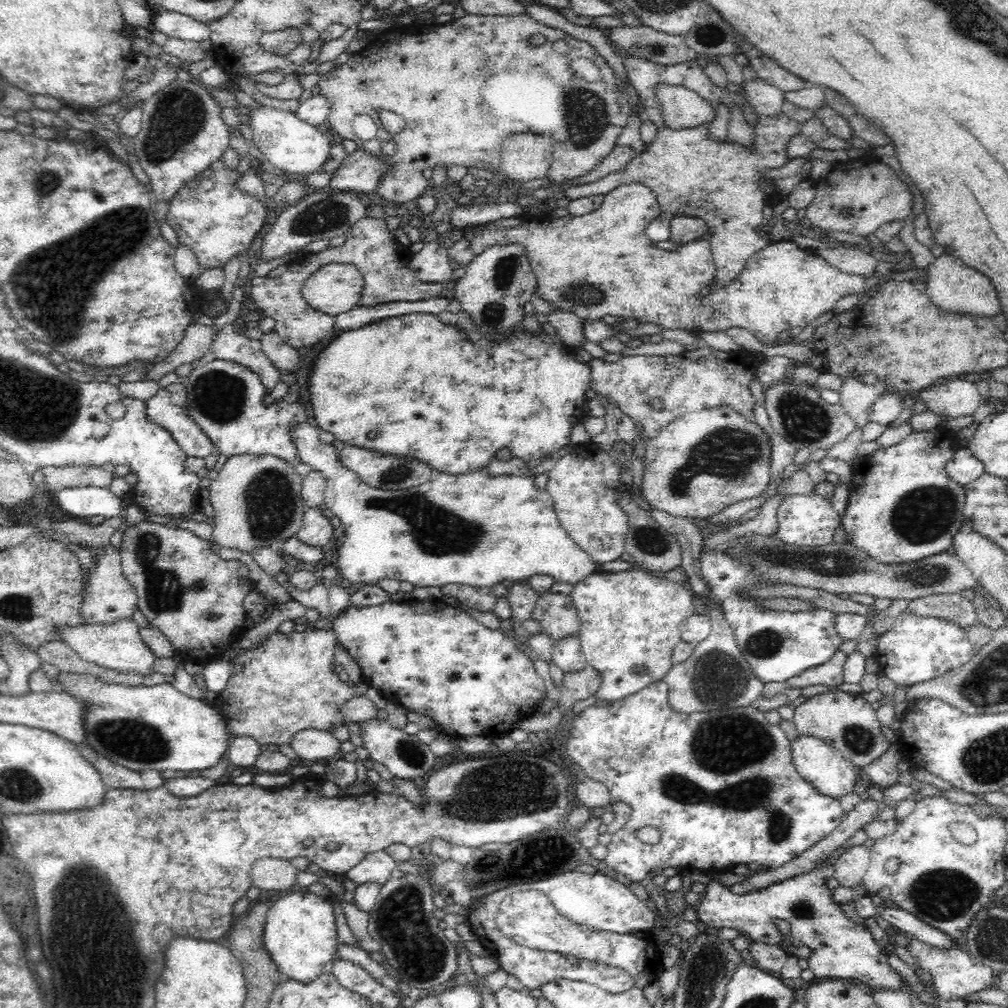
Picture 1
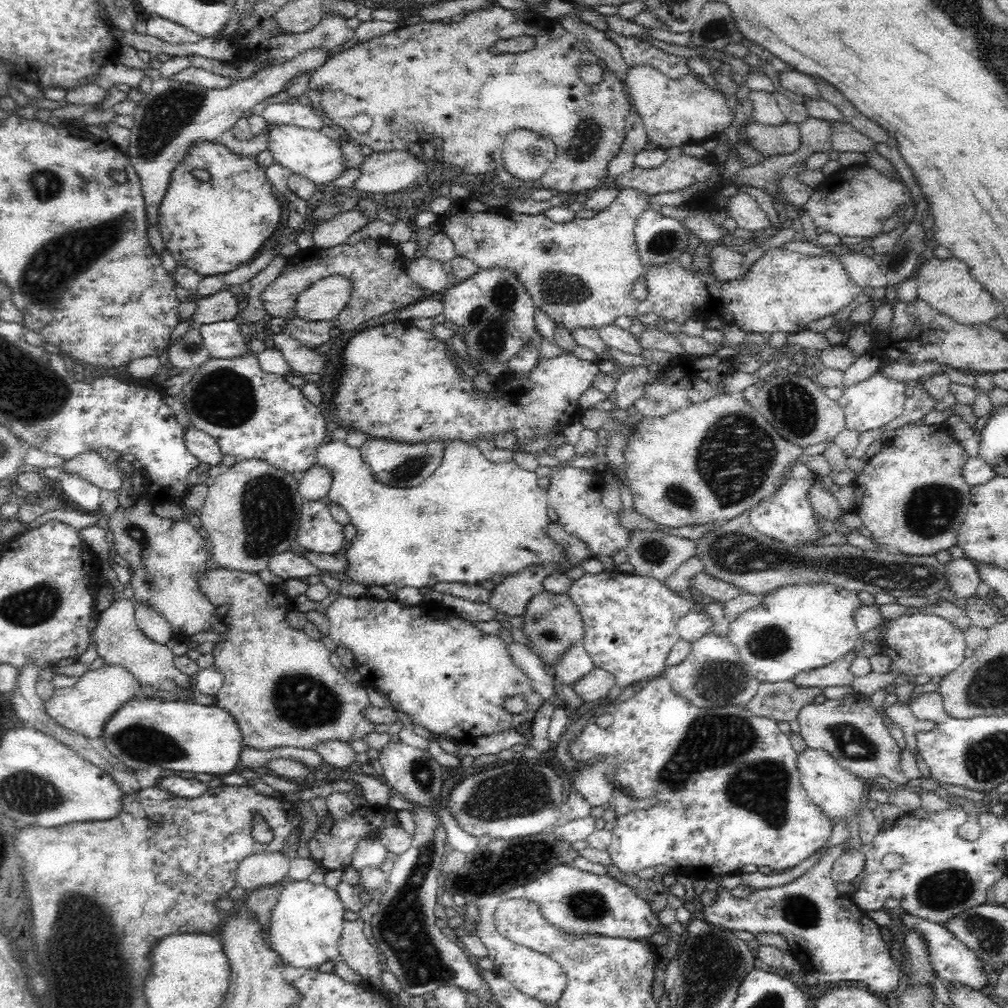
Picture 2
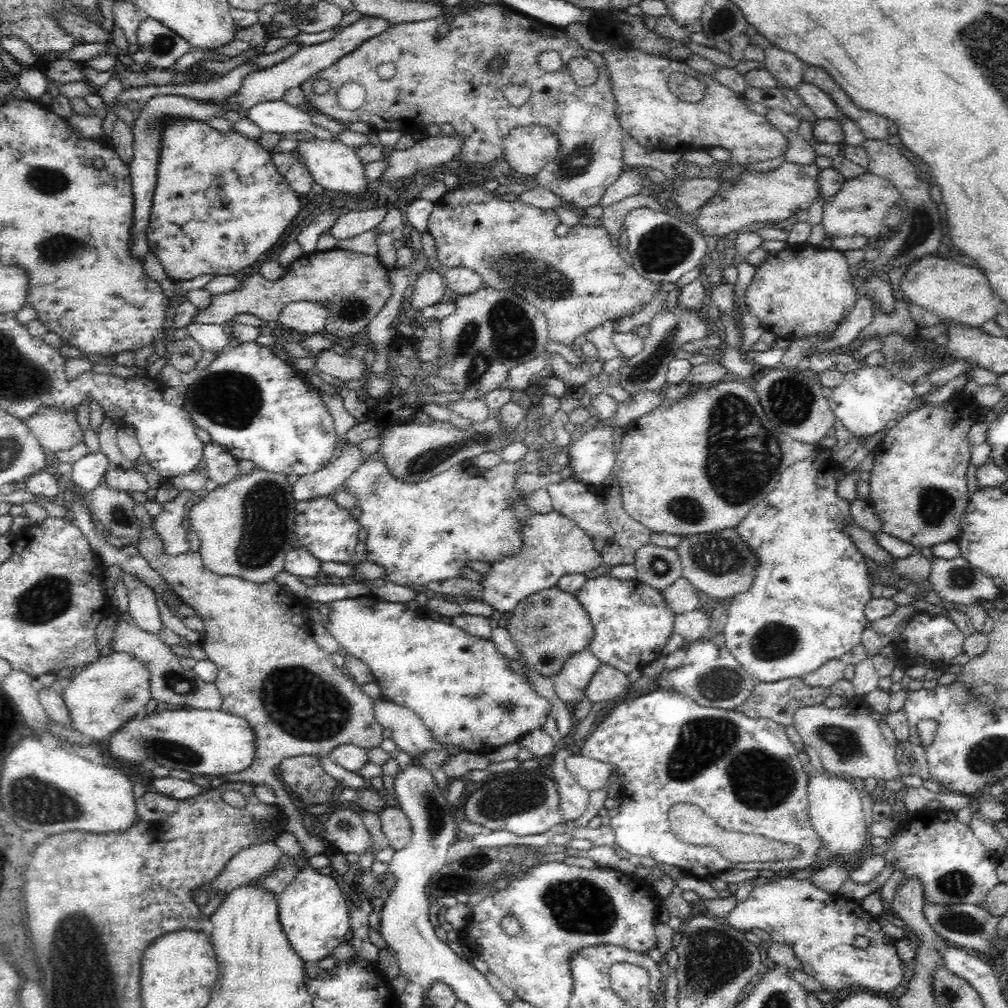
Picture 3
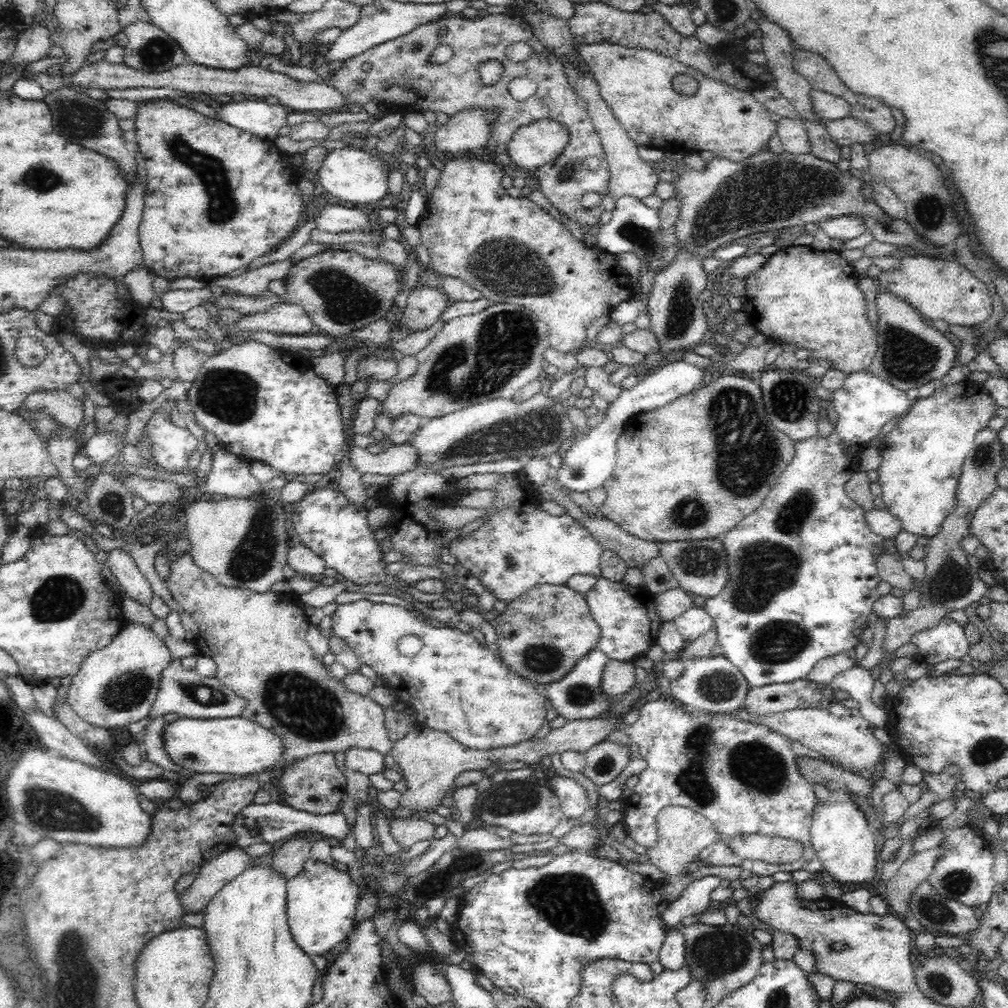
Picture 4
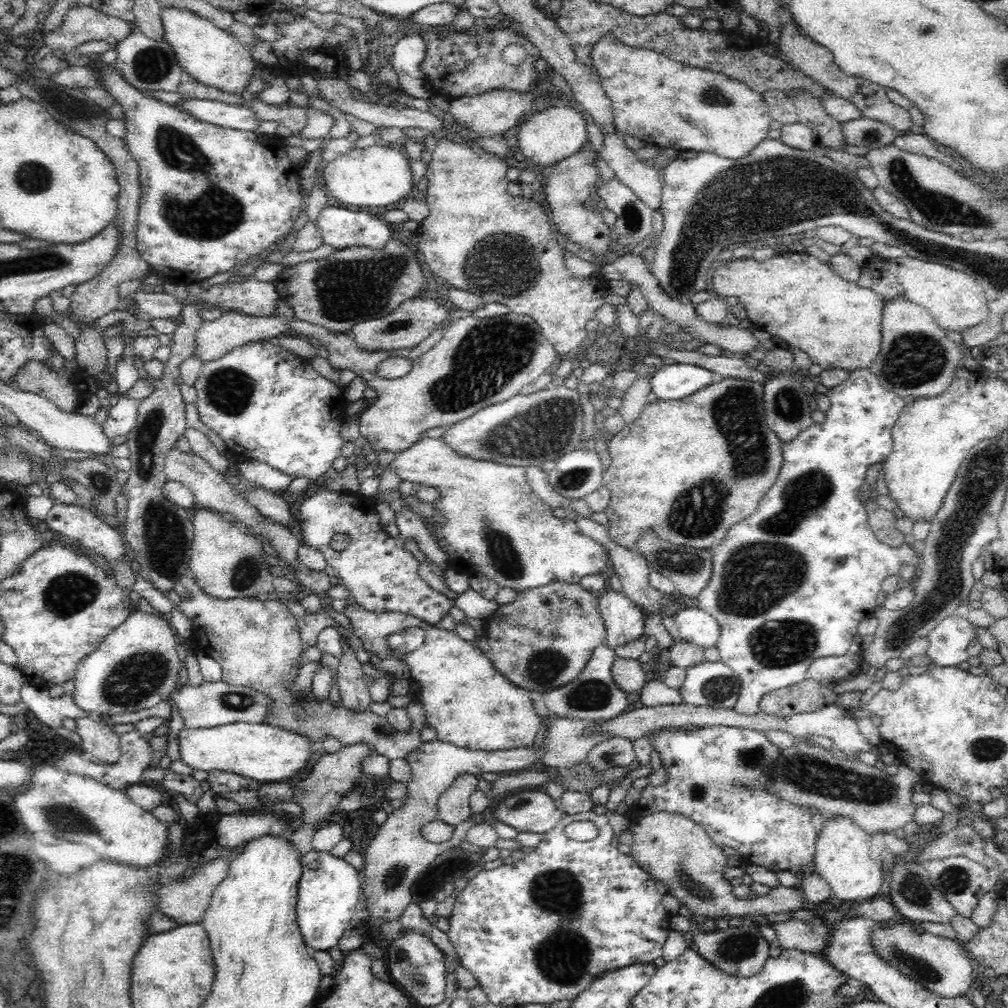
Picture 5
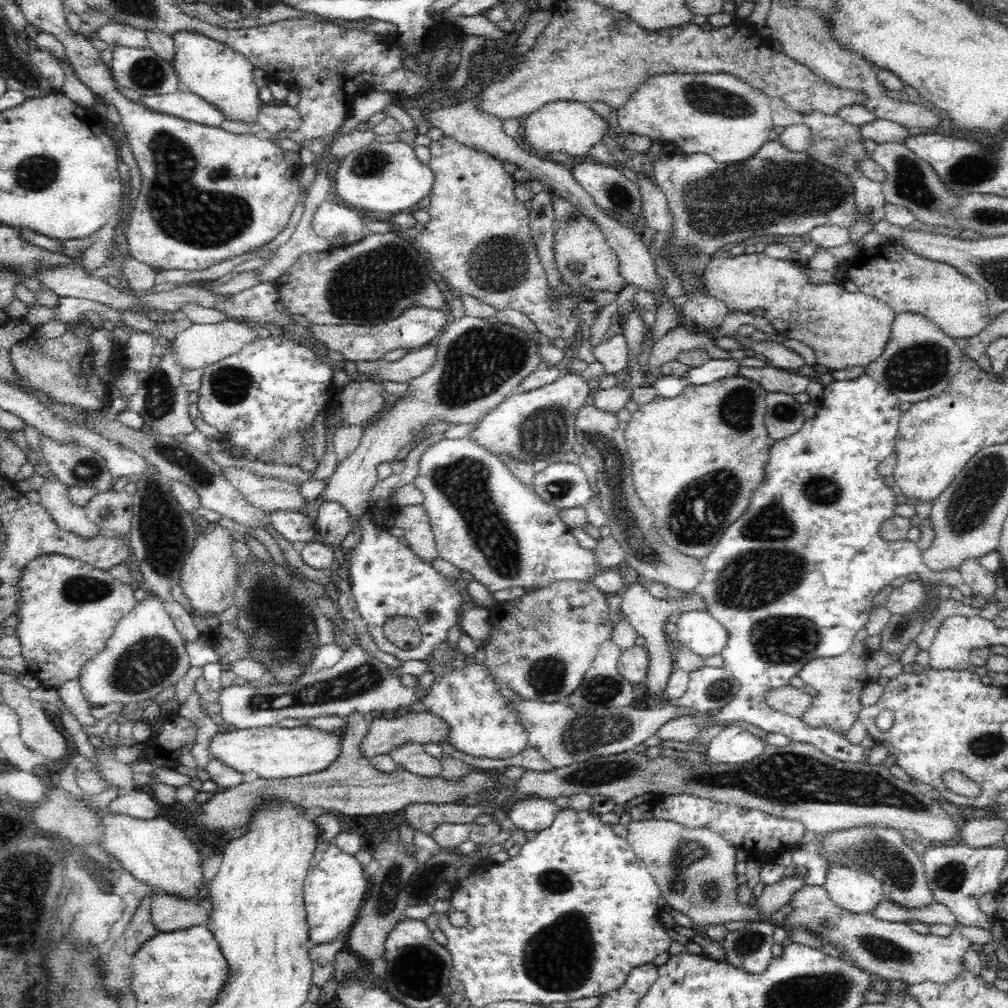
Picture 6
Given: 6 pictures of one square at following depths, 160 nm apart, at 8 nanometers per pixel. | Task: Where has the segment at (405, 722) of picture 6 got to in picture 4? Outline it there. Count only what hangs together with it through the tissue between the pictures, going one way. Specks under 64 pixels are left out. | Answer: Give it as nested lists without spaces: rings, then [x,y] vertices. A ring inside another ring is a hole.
[[[318,753],[293,762],[290,767],[284,768],[280,784],[286,794],[287,805],[313,815],[339,810],[346,791],[345,775],[337,768],[334,753]],[[309,835],[287,841],[277,849],[269,866],[278,872],[278,875],[290,880],[300,874],[305,862],[310,859],[311,845]]]

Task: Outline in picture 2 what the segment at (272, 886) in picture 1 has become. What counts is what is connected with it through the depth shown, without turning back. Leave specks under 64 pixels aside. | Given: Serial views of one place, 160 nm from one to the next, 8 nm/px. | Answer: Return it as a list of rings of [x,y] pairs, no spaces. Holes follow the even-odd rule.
[[[254,853],[247,856],[237,868],[237,886],[251,891],[287,881],[290,861],[282,853]]]

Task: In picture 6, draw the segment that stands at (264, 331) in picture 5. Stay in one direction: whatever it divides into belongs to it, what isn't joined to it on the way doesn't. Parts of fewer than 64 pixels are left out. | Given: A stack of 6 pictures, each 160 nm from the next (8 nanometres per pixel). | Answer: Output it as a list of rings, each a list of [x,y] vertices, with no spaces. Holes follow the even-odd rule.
[[[226,319],[218,324],[192,324],[190,328],[178,333],[174,340],[174,351],[176,359],[182,365],[182,369],[206,369],[208,366],[224,360],[228,356],[238,353],[248,344],[254,344],[262,337],[258,335],[255,327],[250,327],[248,323]]]

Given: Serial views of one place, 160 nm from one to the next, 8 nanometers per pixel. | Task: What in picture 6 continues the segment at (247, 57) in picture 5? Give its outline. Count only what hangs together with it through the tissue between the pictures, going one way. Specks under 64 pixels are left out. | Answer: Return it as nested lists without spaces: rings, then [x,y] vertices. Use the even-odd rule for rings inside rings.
[[[178,30],[172,36],[174,41],[174,58],[172,65],[183,89],[201,96],[214,105],[225,118],[240,122],[256,122],[258,106],[258,86],[253,78],[255,66],[241,52],[230,48],[221,41],[212,40],[201,32]]]

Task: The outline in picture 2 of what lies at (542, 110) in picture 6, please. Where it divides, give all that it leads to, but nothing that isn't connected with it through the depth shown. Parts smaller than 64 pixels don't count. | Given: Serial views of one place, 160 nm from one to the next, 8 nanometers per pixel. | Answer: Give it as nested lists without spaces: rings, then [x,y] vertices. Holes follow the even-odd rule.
[[[522,129],[508,133],[501,155],[501,168],[512,176],[525,181],[538,181],[554,162],[557,149],[548,137]]]

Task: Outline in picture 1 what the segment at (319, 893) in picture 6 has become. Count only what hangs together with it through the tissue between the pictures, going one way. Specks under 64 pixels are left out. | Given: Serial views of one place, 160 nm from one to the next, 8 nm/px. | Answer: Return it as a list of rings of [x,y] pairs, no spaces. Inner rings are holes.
[[[291,892],[270,906],[262,932],[262,944],[276,969],[290,980],[308,984],[328,970],[337,957],[337,928],[327,898],[313,893]]]

